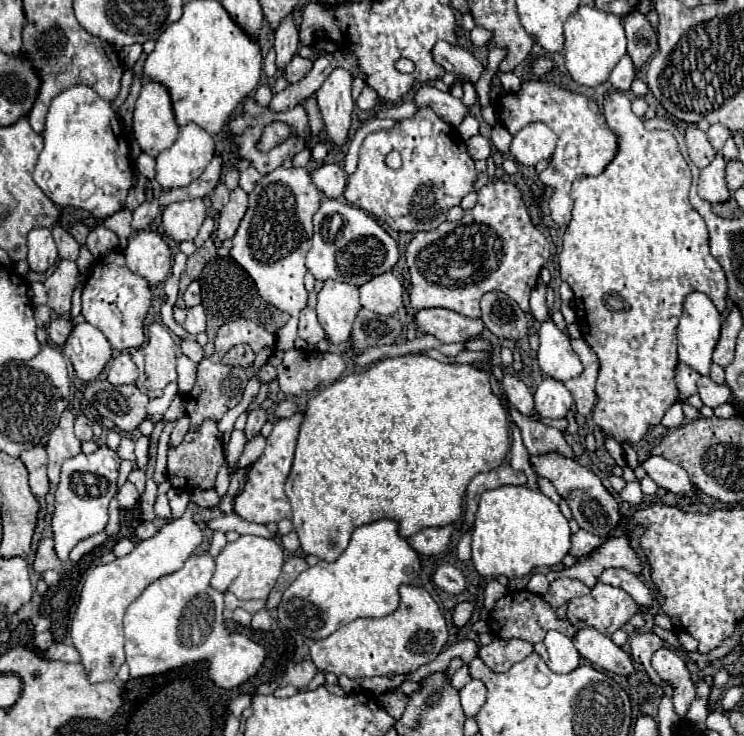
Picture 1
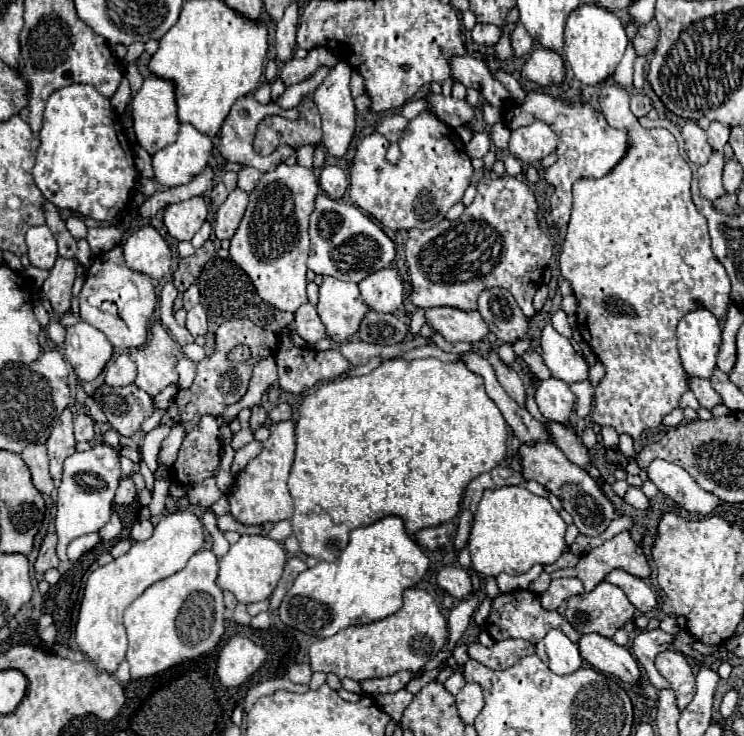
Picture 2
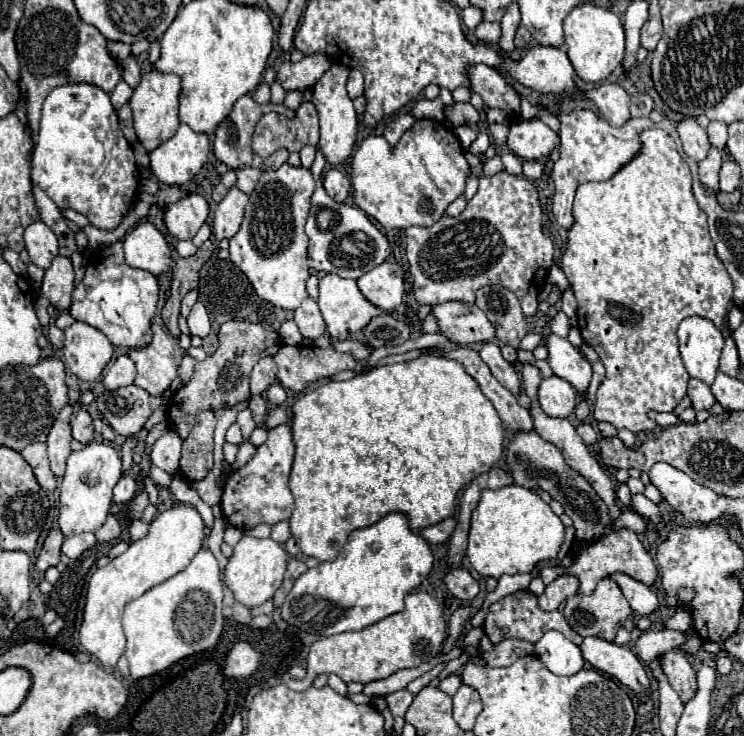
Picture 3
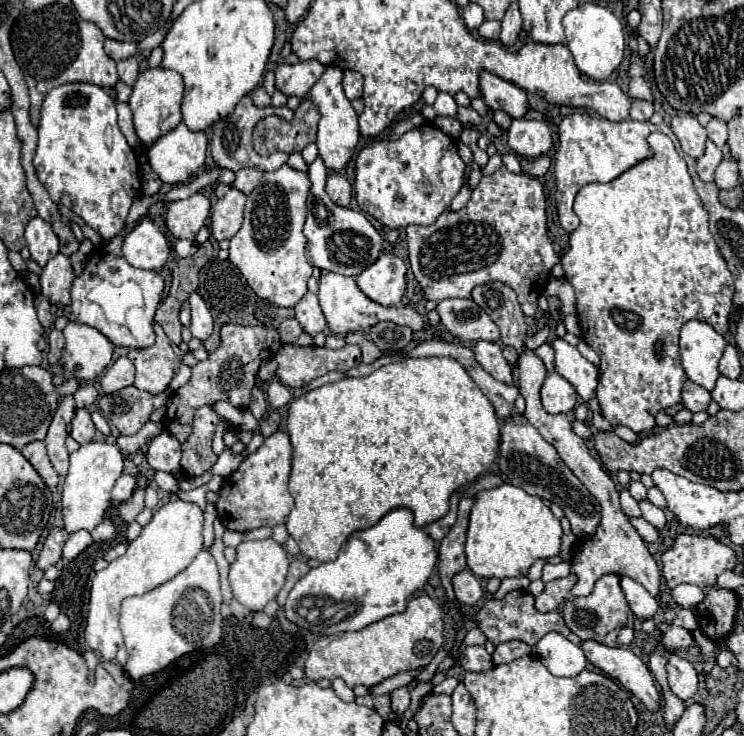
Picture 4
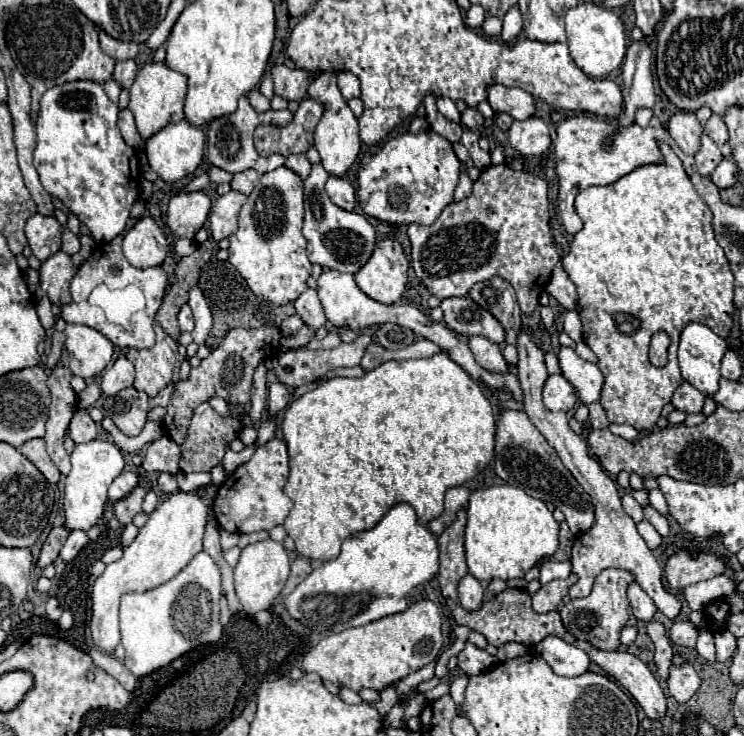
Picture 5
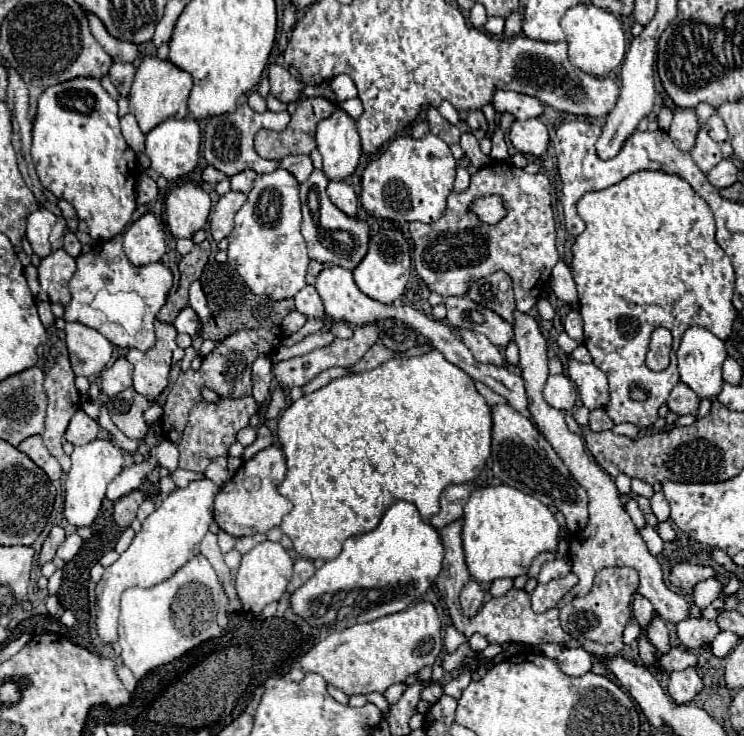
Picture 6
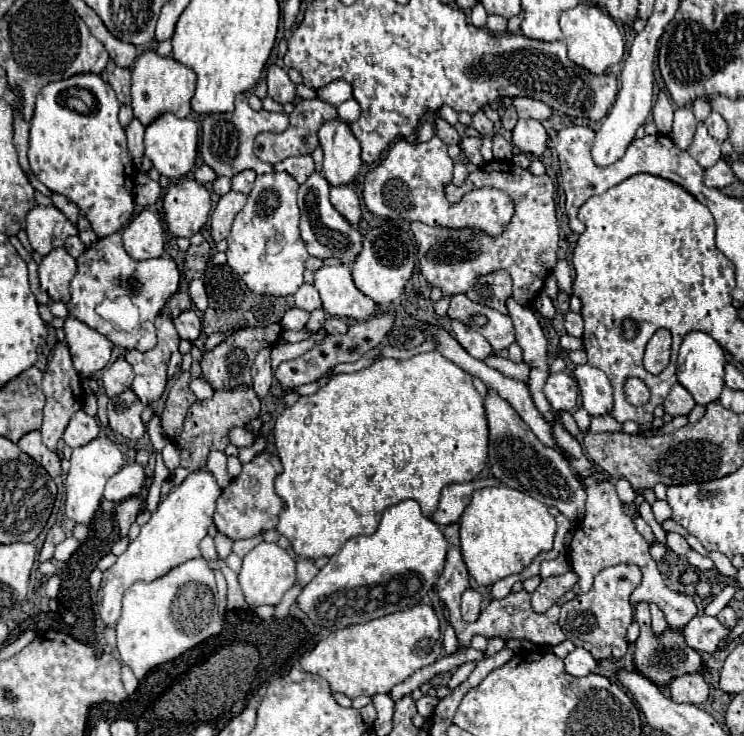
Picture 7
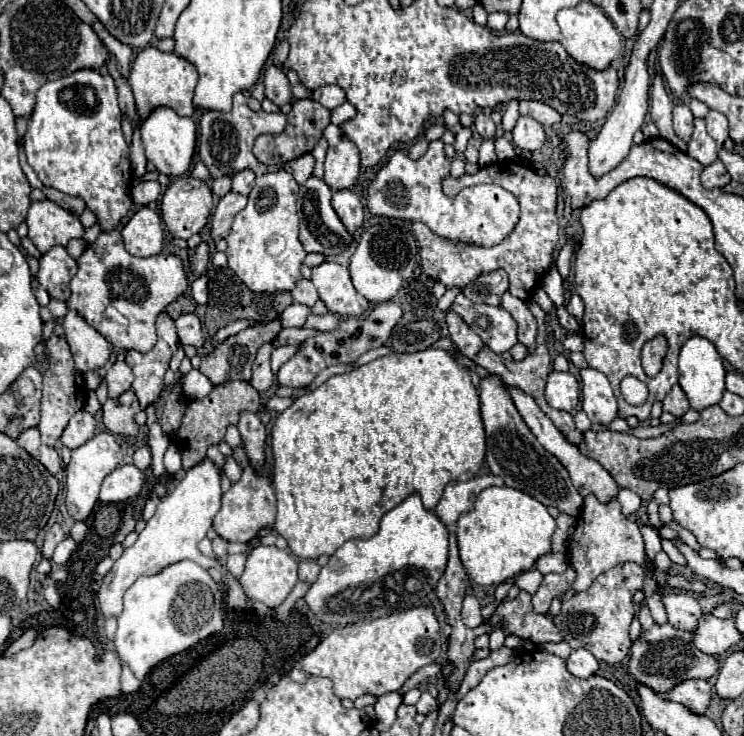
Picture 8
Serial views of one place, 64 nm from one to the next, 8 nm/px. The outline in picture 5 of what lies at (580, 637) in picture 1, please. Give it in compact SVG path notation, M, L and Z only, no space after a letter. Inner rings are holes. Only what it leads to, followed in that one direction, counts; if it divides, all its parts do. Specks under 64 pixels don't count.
M576 640L574 644L584 650L588 654L588 658L592 662L596 662L604 672L614 676L618 680L618 684L622 684L636 698L636 702L644 708L644 712L646 712L646 716L650 720L660 720L664 716L664 712L666 712L666 696L664 696L658 680L650 672L650 668L638 656L628 654L628 652L620 652L620 650L610 650L610 652L608 650L598 650L596 646L590 646L590 642L583 640Z

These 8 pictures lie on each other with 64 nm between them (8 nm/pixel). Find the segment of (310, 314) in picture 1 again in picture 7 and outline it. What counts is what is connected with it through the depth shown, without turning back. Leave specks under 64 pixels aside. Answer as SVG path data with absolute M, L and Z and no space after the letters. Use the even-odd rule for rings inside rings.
M302 284L298 288L298 292L294 294L294 300L296 300L296 308L306 310L306 312L312 312L312 310L316 310L316 308L322 306L318 290L312 284Z

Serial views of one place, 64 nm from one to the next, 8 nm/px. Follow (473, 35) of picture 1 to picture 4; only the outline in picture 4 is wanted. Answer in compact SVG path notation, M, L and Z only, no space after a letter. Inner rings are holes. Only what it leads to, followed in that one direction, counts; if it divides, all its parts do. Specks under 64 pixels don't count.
M486 20L486 22L482 22L482 26L478 28L478 34L482 36L482 38L486 38L486 40L498 40L498 36L500 36L500 22L496 22L496 20Z

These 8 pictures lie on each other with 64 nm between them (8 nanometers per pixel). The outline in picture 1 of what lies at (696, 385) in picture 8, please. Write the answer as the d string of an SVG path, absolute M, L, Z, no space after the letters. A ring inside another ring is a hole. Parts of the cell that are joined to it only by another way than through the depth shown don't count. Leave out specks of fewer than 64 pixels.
M690 292L686 296L684 312L678 324L678 360L688 364L702 376L708 376L710 364L712 364L712 352L720 338L720 326L722 326L722 314L716 310L710 298L702 292Z

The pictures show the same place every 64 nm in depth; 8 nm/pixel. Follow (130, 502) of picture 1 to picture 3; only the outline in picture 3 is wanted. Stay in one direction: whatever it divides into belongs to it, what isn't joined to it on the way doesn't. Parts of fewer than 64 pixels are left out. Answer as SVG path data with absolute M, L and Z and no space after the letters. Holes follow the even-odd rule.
M122 476L118 480L118 484L114 486L114 502L116 504L124 504L130 502L136 494L136 480L130 476Z

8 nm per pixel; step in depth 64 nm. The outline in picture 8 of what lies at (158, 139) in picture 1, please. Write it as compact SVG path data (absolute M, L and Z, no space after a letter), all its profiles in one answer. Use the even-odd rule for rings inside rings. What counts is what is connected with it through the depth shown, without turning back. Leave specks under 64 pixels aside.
M152 46L144 48L132 62L128 82L134 92L136 112L138 112L140 120L146 118L146 114L150 114L150 110L156 110L158 106L170 106L176 114L182 114L182 116L194 114L192 96L194 96L194 88L198 82L198 72L190 62L186 62L184 58L180 58L174 52L164 54Z

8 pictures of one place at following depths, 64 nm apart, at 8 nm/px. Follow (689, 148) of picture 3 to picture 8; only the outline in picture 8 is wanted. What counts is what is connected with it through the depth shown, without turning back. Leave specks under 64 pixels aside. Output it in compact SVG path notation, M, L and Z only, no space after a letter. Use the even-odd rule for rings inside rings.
M682 102L674 104L674 132L680 140L688 142L690 134L694 130L694 116L690 112L690 108Z

